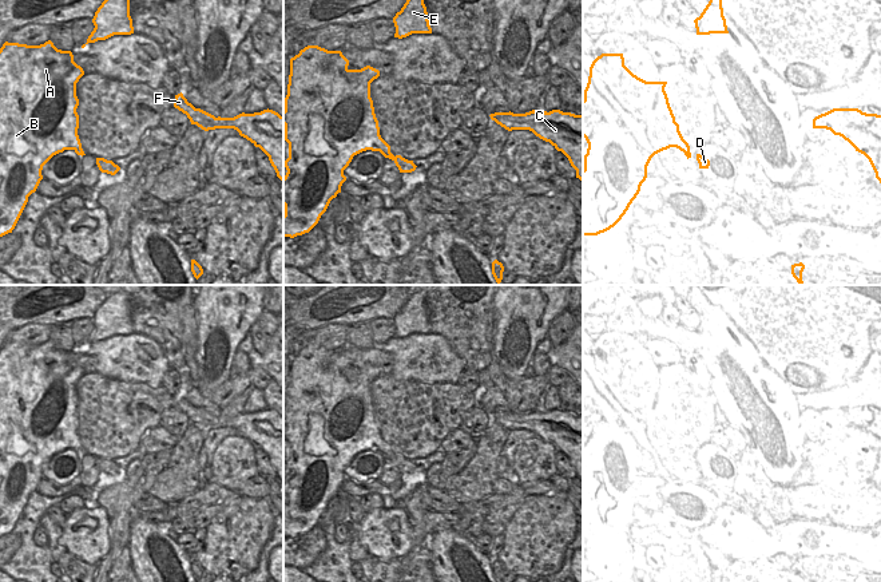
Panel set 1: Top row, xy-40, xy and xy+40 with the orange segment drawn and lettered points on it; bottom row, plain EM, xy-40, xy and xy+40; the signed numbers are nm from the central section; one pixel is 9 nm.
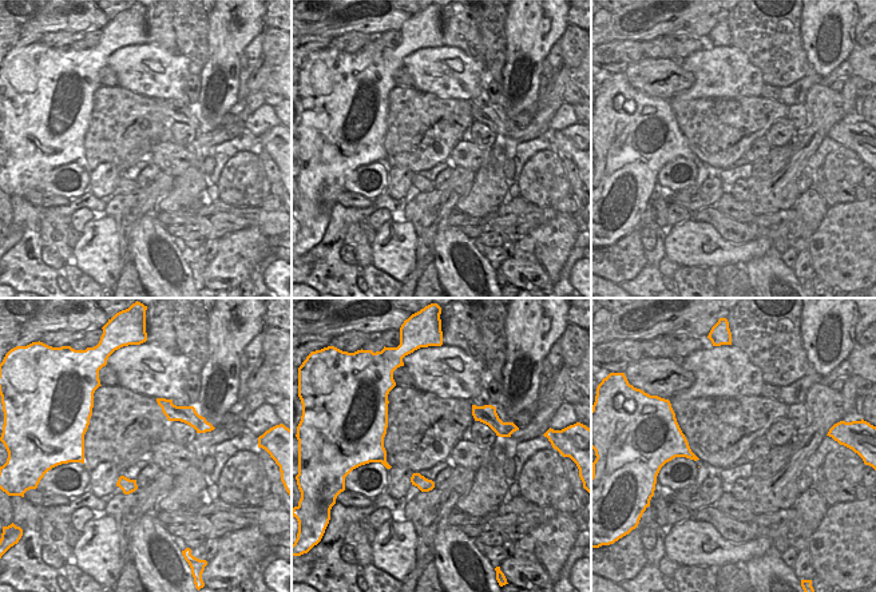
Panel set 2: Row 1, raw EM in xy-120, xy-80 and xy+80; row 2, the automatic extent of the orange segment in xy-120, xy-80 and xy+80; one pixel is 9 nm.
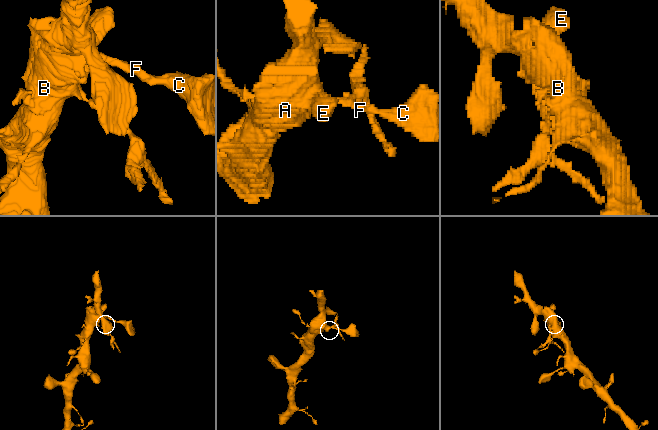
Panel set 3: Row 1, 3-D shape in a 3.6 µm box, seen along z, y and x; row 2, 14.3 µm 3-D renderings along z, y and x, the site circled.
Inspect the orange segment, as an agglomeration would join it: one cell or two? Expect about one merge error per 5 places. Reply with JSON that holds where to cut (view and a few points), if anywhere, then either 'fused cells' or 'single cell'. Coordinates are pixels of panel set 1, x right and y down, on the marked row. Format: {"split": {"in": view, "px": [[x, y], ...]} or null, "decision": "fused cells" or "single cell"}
{"split": {"in": "xy", "px": [[396, 157], [395, 161]]}, "decision": "fused cells"}

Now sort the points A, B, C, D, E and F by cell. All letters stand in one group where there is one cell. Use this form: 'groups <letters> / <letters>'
groups A B C E F / D

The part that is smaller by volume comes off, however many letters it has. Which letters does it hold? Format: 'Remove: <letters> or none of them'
Remove: D

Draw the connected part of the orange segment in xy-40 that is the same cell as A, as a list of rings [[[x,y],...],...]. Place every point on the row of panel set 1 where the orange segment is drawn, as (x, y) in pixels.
[[[51,40],[40,45],[5,41],[0,48],[0,237],[12,233],[27,202],[43,179],[43,166],[56,154],[74,150],[86,155],[78,135],[76,83],[84,75],[71,51],[57,50]]]

